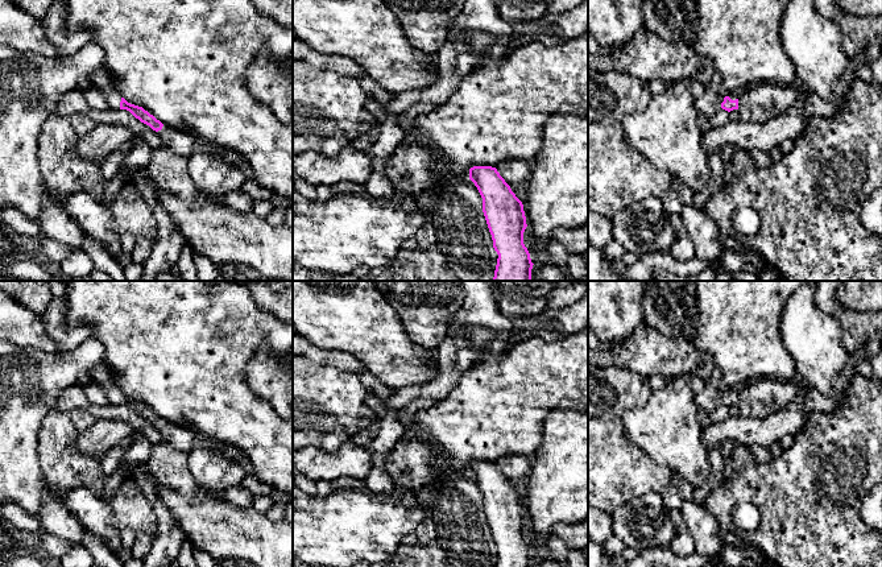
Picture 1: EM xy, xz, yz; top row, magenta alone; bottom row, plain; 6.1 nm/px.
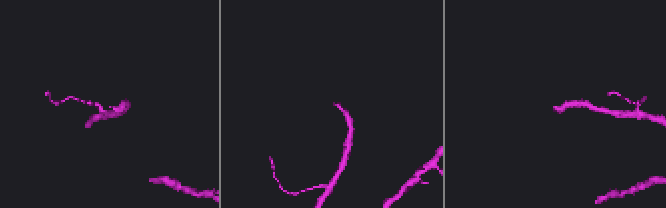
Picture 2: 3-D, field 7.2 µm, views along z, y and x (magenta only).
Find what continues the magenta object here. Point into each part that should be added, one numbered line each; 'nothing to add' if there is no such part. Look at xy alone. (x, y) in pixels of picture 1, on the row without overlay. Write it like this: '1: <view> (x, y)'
1: xy (102, 375)

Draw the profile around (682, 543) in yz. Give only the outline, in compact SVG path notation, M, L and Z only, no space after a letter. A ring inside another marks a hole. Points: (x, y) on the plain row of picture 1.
M680 509L670 510L670 518L674 523L674 537L670 543L672 552L679 556L696 552L693 535L686 527Z

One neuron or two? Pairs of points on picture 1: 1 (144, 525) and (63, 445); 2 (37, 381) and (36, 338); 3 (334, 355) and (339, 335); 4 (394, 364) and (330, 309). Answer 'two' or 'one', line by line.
1: one
2: two
3: two
4: one

